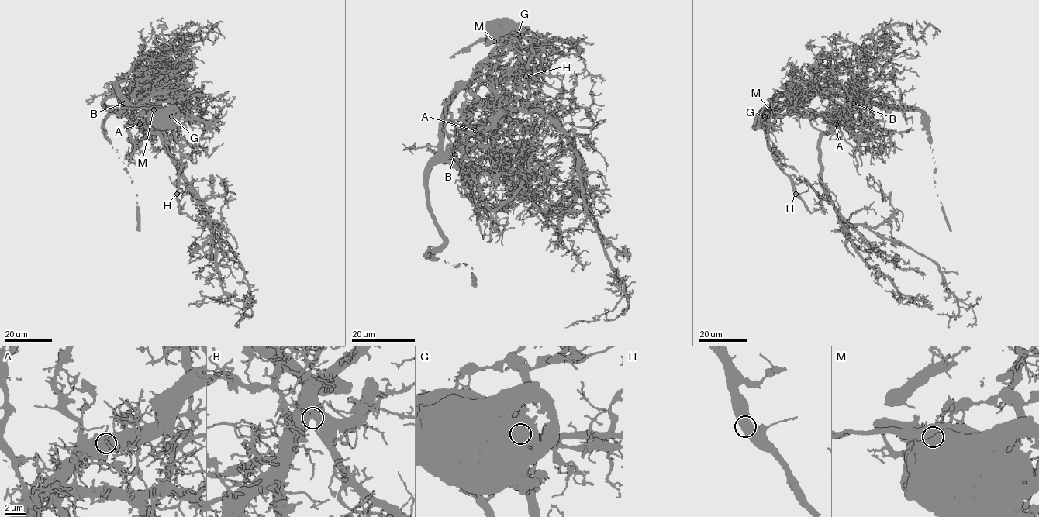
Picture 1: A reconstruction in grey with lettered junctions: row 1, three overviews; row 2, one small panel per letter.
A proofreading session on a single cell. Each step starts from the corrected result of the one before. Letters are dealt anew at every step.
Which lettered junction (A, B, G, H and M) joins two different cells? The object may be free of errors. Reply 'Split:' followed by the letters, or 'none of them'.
Split: G

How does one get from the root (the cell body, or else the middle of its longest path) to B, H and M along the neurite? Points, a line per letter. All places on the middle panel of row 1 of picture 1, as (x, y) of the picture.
B: (498, 27), (495, 36), (501, 43), (484, 60), (445, 112), (442, 122), (443, 151), (454, 154)
H: (498, 27), (497, 33), (501, 37), (509, 36), (519, 52), (529, 58), (531, 56), (526, 76)
M: (498, 27), (494, 41)

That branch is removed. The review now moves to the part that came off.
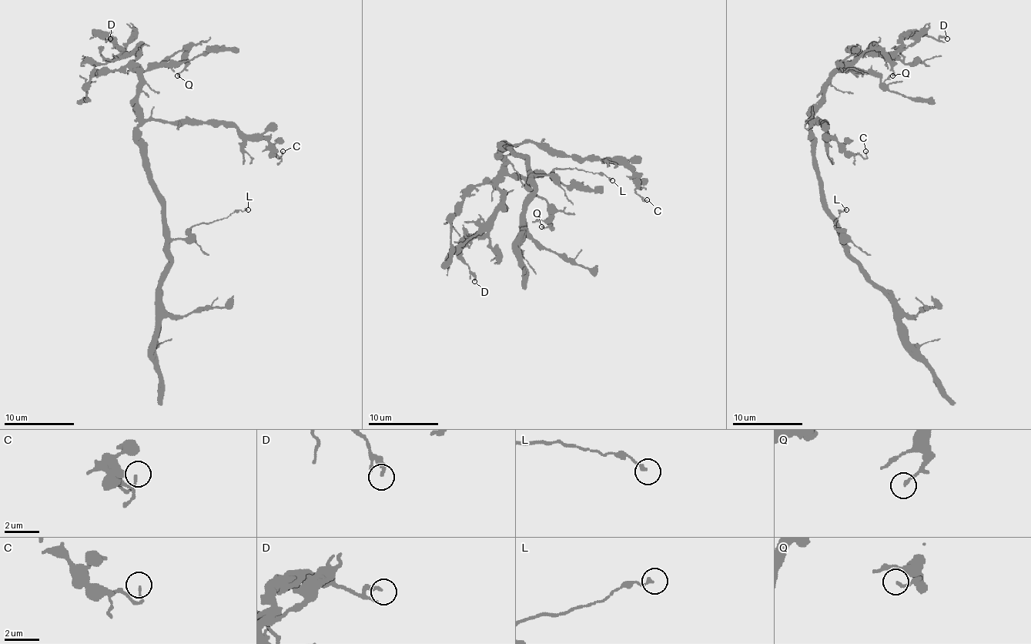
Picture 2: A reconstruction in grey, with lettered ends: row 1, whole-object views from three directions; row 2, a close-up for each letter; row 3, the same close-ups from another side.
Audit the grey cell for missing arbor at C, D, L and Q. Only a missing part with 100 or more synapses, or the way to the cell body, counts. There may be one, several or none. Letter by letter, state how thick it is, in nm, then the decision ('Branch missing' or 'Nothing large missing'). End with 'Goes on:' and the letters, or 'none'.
C: Thickness 110 nm. Nothing large missing
D: Thickness 240 nm. Nothing large missing
L: Thickness 170 nm. Nothing large missing
Q: Thickness 160 nm. Nothing large missing
Goes on: none

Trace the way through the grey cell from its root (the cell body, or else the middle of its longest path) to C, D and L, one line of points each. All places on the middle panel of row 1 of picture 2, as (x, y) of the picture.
C: (520, 155), (503, 145), (533, 142), (548, 145), (567, 155), (622, 162), (633, 173), (634, 191), (647, 199)
D: (520, 155), (503, 145), (503, 169), (497, 184), (500, 206), (493, 224), (462, 249), (462, 259), (474, 281)
L: (520, 155), (534, 175), (550, 175), (555, 169), (575, 168), (607, 175), (612, 180)

